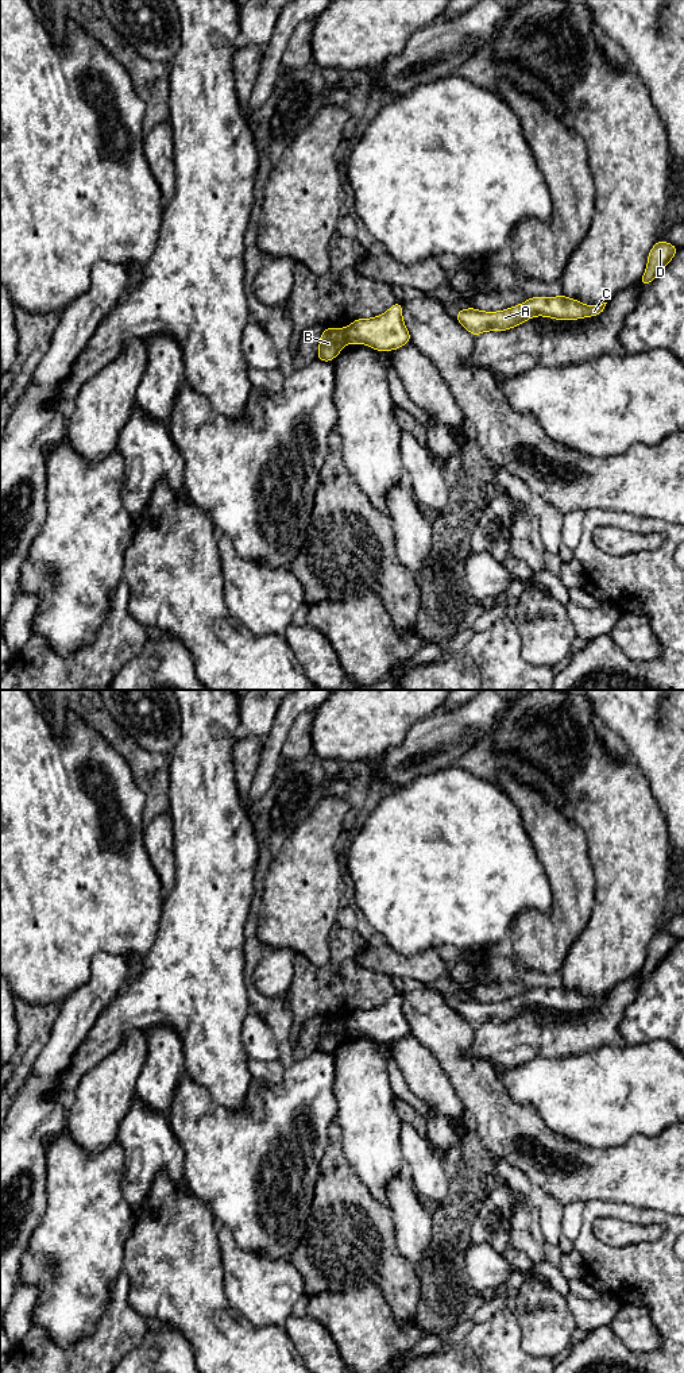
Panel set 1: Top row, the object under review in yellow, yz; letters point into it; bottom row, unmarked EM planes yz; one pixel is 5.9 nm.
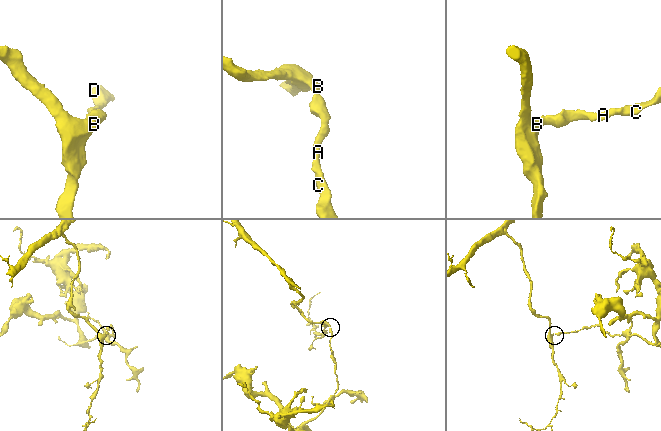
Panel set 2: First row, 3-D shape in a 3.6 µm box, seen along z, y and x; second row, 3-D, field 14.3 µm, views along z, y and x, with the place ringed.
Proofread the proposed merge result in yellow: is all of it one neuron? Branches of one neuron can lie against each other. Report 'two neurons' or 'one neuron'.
two neurons

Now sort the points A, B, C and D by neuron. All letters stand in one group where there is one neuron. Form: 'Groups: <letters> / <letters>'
Groups: A C D / B

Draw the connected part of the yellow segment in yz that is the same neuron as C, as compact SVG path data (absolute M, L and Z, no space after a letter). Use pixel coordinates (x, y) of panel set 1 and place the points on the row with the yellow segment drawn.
M564 294L552 298L532 297L523 304L501 312L483 312L475 308L461 309L455 319L476 336L486 331L501 332L510 329L534 316L546 316L556 320L576 320L598 316L603 312L606 304L603 302L599 306L584 305Z

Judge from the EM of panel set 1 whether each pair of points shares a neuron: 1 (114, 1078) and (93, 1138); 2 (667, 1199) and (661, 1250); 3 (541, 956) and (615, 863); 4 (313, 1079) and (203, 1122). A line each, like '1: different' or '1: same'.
1: same
2: different
3: different
4: same

